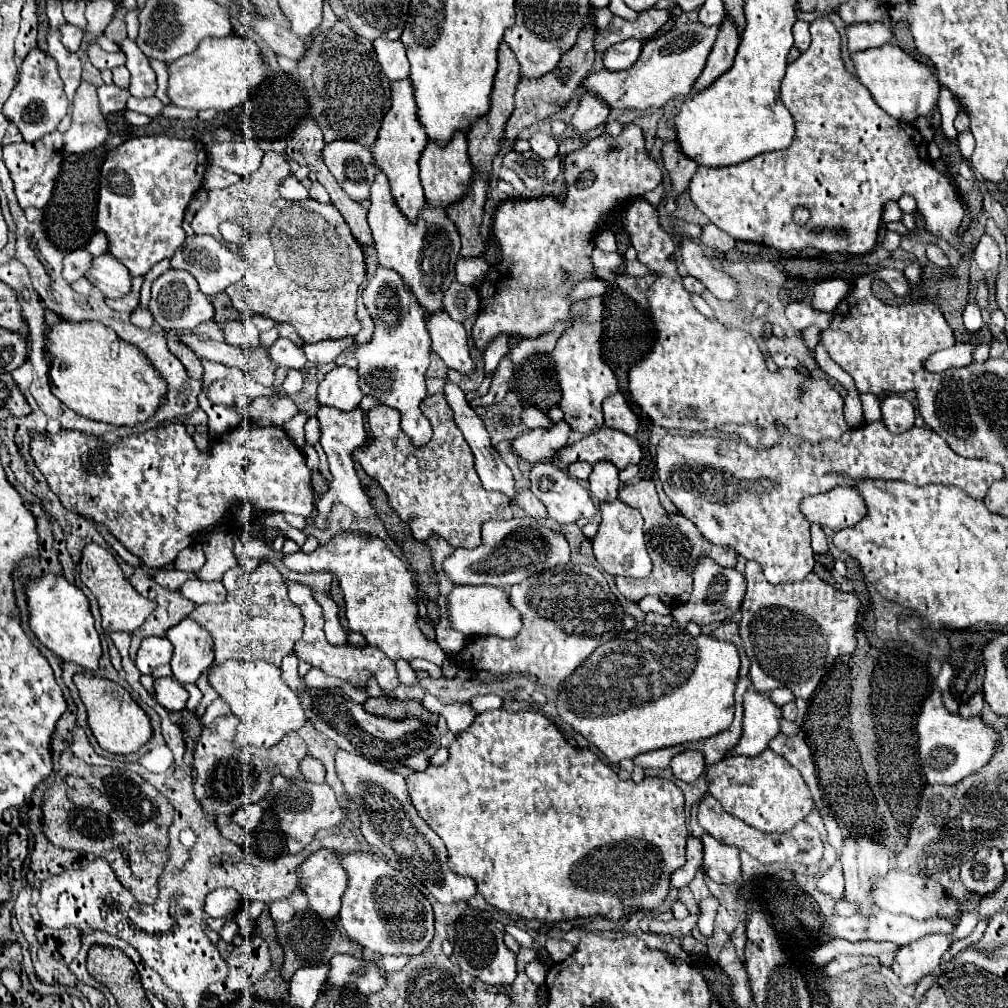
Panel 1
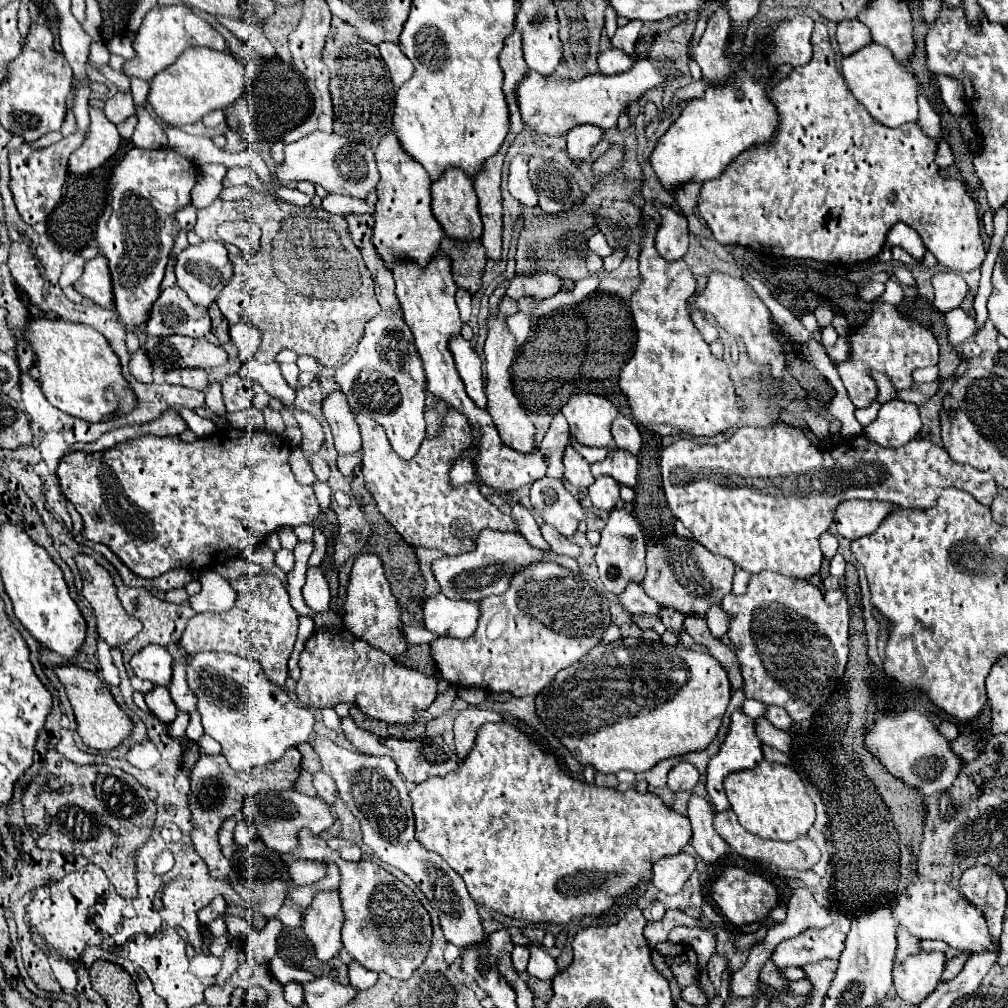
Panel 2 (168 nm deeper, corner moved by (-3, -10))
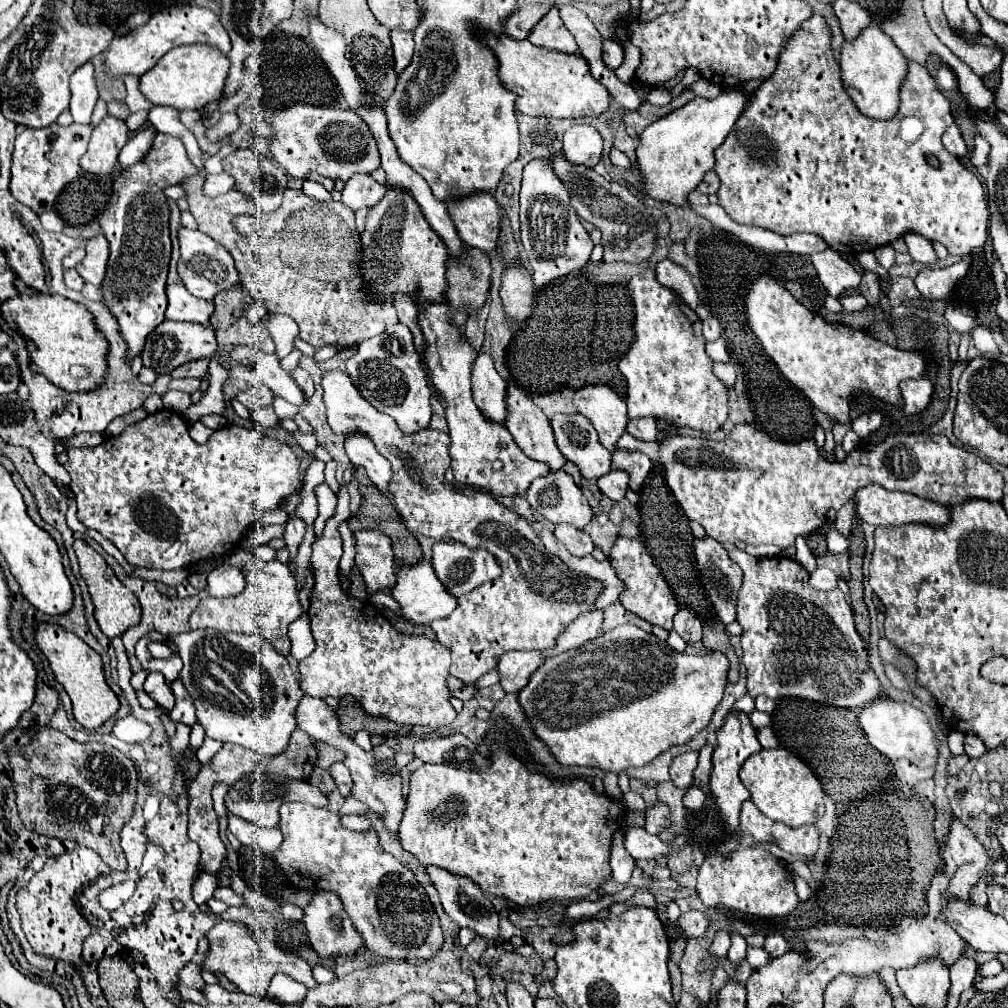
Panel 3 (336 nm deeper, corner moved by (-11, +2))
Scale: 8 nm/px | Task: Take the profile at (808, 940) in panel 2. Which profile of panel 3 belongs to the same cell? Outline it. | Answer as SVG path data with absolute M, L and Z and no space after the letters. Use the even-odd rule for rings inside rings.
M771 934L771 936L767 936L763 948L765 948L771 956L783 956L785 952L789 952L787 940L785 940L781 934Z

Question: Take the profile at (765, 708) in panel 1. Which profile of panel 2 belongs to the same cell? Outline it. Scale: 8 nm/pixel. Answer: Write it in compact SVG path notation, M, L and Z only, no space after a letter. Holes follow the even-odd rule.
M737 708L733 714L731 714L731 724L729 724L729 730L725 734L725 740L719 748L719 752L715 756L711 756L709 764L707 764L707 792L711 796L711 802L713 802L713 808L715 812L723 812L729 808L729 800L727 796L721 796L723 794L723 778L731 772L739 772L739 770L747 770L751 766L755 766L757 762L763 760L763 754L761 754L761 742L759 738L755 736L755 728L753 728L753 720L747 718L741 708Z

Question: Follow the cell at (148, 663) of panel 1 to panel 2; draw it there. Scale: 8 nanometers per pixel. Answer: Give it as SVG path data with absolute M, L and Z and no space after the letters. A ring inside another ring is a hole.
M149 644L131 658L131 668L137 678L151 680L157 686L169 686L173 676L173 658L159 644Z

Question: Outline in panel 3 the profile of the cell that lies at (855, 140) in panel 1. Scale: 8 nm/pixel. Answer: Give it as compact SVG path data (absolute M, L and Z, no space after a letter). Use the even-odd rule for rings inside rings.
M819 14L811 16L807 20L807 24L803 24L795 36L785 44L781 56L779 56L779 64L777 64L777 70L773 72L773 76L769 80L765 80L761 84L761 88L755 90L753 98L749 100L747 108L743 110L741 118L737 120L735 128L729 132L727 140L723 142L723 146L719 146L715 150L715 158L717 158L717 164L715 164L715 174L719 176L721 180L721 188L717 192L717 198L719 198L719 204L723 206L723 210L729 214L729 218L737 224L747 224L747 226L759 226L759 228L767 228L767 230L773 230L781 236L791 236L791 234L797 234L797 232L811 232L811 234L817 234L821 236L829 248L833 248L835 252L839 254L853 254L857 256L859 252L867 252L867 250L875 250L879 246L885 246L889 242L893 242L895 238L903 236L905 232L917 232L921 236L925 236L927 240L931 242L941 242L949 254L953 256L963 256L963 254L971 254L973 250L977 248L983 248L985 246L985 238L987 238L987 226L989 226L989 208L987 208L987 200L985 200L985 194L983 194L983 186L979 182L979 178L969 172L957 156L951 156L943 144L941 144L941 136L943 132L953 124L953 116L951 116L951 104L949 100L937 90L935 86L935 80L929 76L929 72L915 64L915 62L909 62L909 74L905 78L905 84L901 88L901 108L899 108L899 114L889 120L889 122L879 122L879 120L871 120L871 118L865 118L853 104L851 96L847 94L847 90L843 88L843 82L841 82L841 68L837 64L837 60L833 58L833 48L831 48L831 40L833 40L833 34L831 34L831 28L827 24L827 20ZM933 102L935 106L939 106L939 110L945 114L945 116L931 116L929 110L933 110Z

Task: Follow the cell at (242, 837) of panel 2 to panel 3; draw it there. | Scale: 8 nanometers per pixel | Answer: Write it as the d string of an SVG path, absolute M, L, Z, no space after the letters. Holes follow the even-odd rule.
M229 816L229 830L233 832L233 836L241 842L241 844L247 844L247 846L251 846L253 844L253 836L255 836L255 832L259 830L253 822L245 822L243 818L239 818L239 816Z

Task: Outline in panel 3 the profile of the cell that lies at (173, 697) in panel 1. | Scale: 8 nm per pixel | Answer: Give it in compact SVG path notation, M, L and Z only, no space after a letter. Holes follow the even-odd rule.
M149 672L147 680L145 680L145 692L167 712L171 712L171 708L175 706L175 696L173 696L169 684L165 682L163 674L159 674L159 672Z

